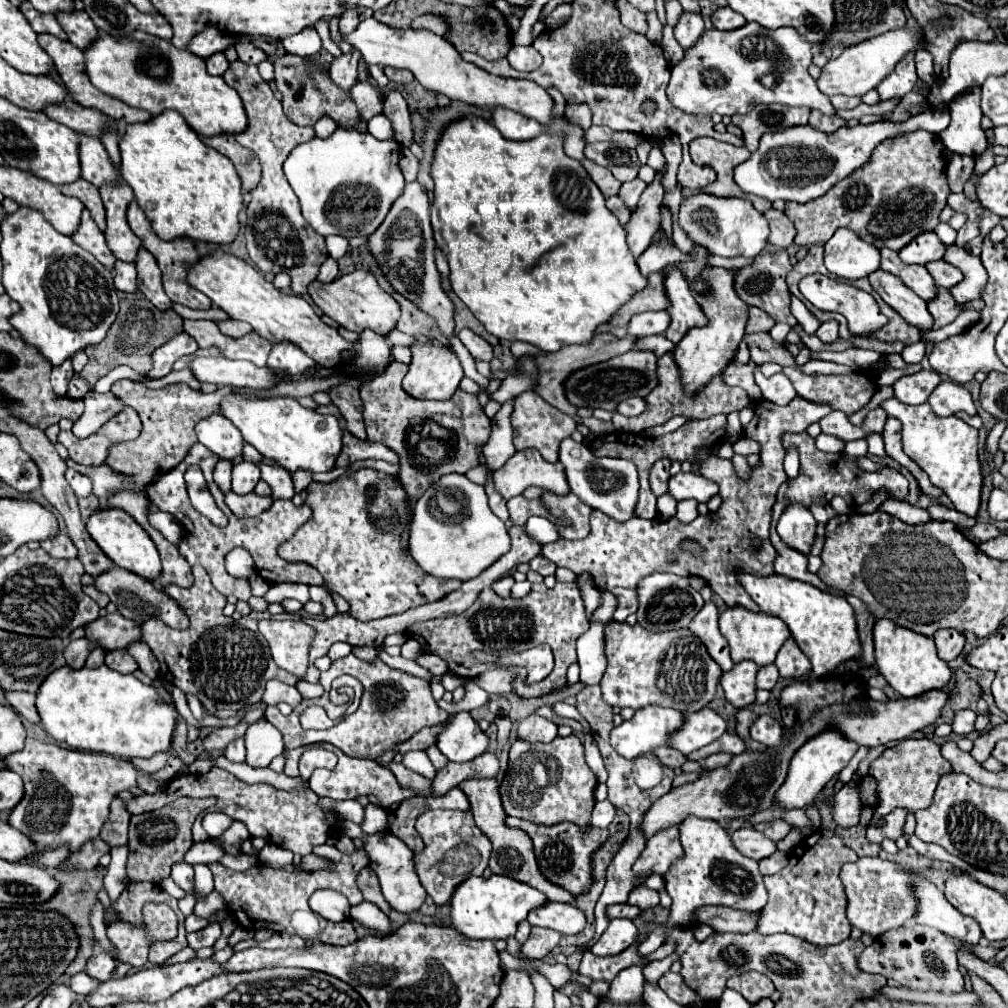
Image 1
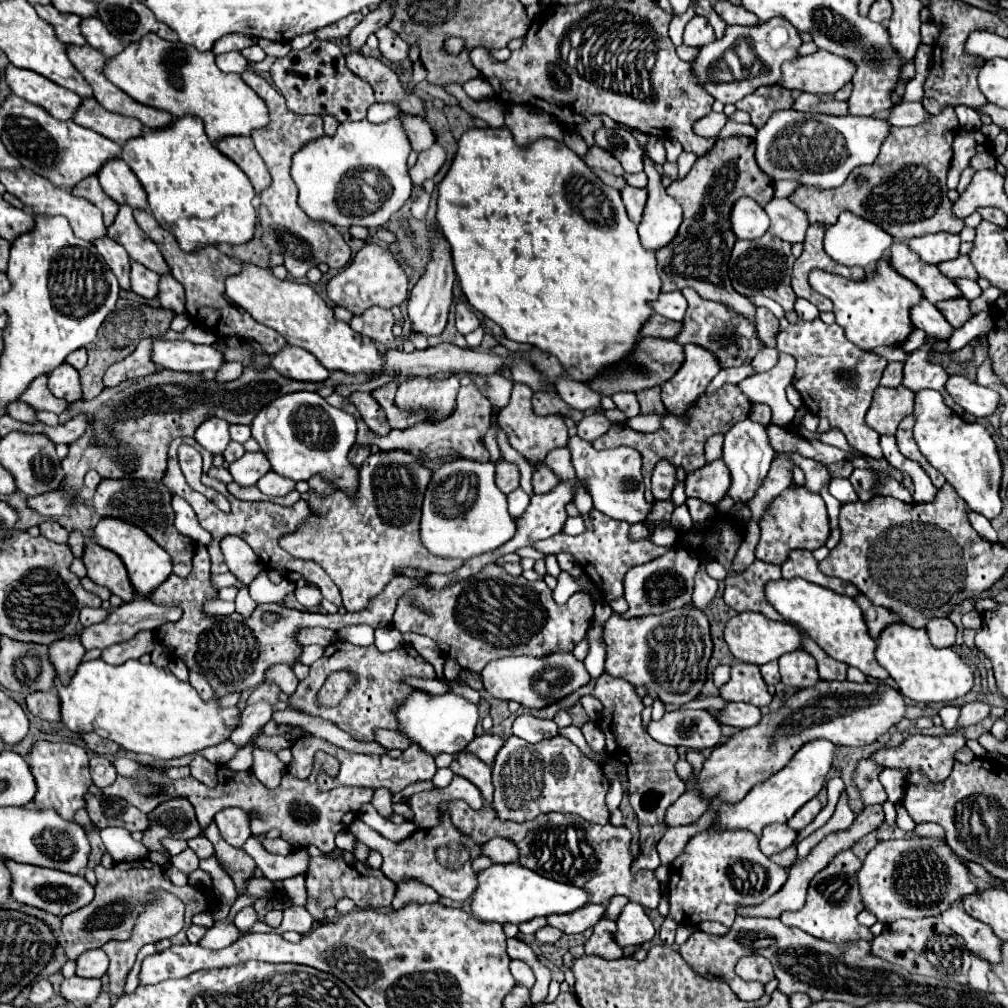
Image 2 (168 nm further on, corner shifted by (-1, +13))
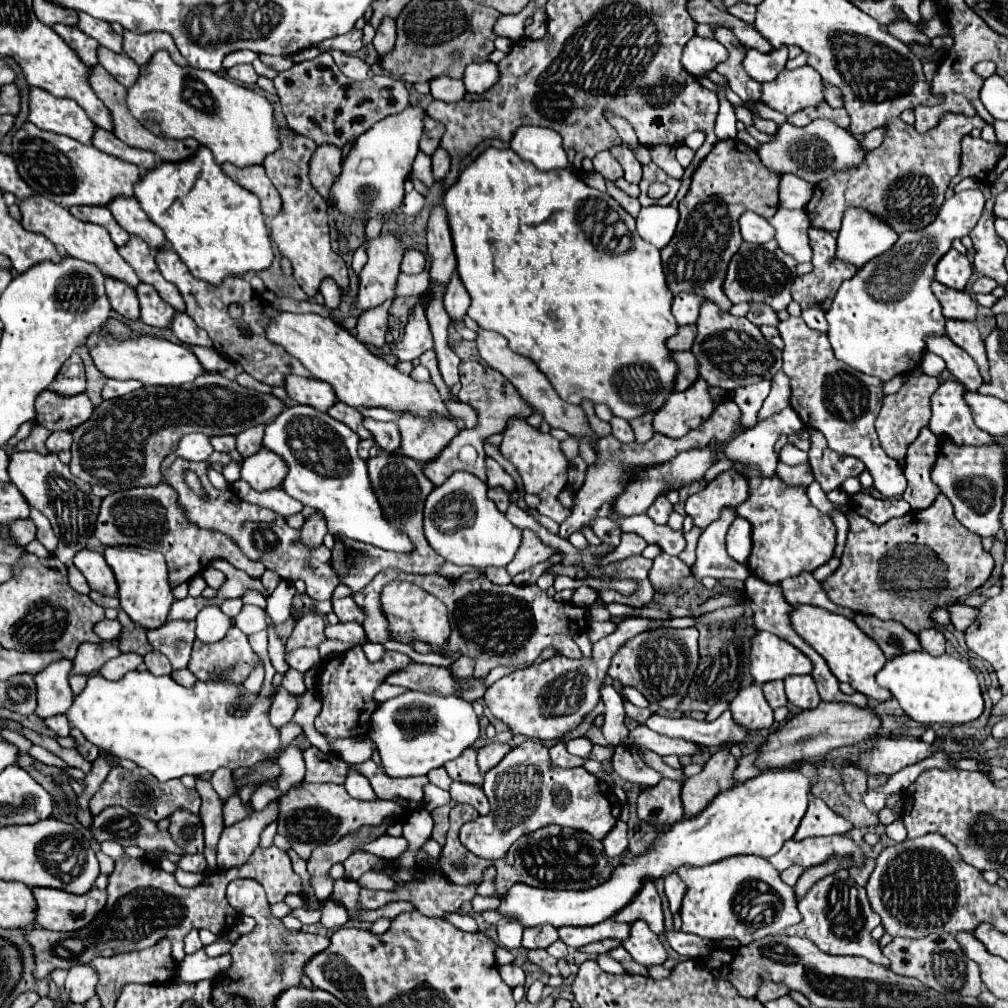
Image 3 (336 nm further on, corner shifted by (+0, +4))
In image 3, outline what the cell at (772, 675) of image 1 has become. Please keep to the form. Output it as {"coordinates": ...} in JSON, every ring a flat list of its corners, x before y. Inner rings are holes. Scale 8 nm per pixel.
{"coordinates":[[772,681,770,685,762,685,762,691,772,709,778,709,788,703,786,693,784,693,784,681]]}

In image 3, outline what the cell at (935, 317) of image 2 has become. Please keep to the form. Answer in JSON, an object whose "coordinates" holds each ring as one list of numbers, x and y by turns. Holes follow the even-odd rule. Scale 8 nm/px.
{"coordinates":[[928,337,928,351,940,355,946,361,948,371,966,387,966,391,978,391,984,383,976,361,948,337]]}

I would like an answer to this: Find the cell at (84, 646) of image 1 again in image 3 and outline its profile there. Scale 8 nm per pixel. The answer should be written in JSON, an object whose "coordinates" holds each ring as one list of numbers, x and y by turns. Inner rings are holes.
{"coordinates":[[62,659,62,661,54,661,50,669,44,669,42,673,34,675,36,689,38,689,38,695,36,695,38,705,34,715,38,715,40,719,60,715,60,713,66,715,66,711,74,701,72,689,68,685,70,669,72,669,72,661]]}

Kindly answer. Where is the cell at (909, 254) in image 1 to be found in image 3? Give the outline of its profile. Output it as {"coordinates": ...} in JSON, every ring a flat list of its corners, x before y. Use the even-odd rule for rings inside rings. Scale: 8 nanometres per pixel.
{"coordinates":[[950,249,950,253,946,253,946,257,942,257,942,261,938,261,936,265,936,281,950,289,964,291,972,271,974,269,968,257,958,253,956,249]]}

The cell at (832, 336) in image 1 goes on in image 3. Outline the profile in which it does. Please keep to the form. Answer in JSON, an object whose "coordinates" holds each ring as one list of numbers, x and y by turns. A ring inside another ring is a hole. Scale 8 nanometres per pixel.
{"coordinates":[[808,307,802,311,802,319,806,321,806,325,810,329,816,329,816,331,826,331,828,325,826,325,826,317,824,317,824,311,822,307]]}

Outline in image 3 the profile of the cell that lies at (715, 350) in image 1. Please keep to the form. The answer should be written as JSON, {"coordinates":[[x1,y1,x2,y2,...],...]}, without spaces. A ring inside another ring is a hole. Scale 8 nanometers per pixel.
{"coordinates":[[696,381,688,391,672,393,666,405,654,415,652,427,656,433,678,439,702,425,714,411,706,381]]}

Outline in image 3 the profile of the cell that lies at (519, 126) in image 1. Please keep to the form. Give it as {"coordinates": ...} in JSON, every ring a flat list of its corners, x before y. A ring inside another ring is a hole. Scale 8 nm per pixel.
{"coordinates":[[522,127,512,139,512,149,524,159,534,163,540,171,566,169,568,159,562,147,562,137,542,127]]}

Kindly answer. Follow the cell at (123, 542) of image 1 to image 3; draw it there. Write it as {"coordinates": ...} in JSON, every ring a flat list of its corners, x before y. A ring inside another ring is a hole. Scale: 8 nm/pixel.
{"coordinates":[[118,545,118,547,106,547,104,557,116,575,120,609,126,611,128,617,144,629,162,627,166,623,170,607,174,603,174,595,168,585,168,569,166,569,166,561,162,557,162,553]]}

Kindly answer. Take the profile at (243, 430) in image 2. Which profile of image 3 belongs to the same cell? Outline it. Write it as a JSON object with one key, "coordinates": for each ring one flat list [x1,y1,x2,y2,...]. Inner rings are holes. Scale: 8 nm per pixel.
{"coordinates":[[222,435,222,437,212,437,212,439,210,439,210,443,212,443,214,451,224,451,224,453,228,453,228,451,236,449,236,439,234,439,232,435]]}

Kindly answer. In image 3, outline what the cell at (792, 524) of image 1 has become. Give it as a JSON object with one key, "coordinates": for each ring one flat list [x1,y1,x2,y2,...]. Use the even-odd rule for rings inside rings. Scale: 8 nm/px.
{"coordinates":[[754,467,740,471,750,481,750,499,738,507,738,515,752,525,752,555,748,567,752,575,766,583,780,583,802,571,814,571,832,559,836,547,836,527,808,499,806,487,794,487,780,481,778,475,764,477]]}

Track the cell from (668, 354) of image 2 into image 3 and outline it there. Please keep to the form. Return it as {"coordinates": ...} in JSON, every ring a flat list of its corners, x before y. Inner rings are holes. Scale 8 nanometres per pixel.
{"coordinates":[[680,351,680,353,674,353,672,357,674,357,674,361,678,363,678,369,680,369,674,389,676,391,686,391,700,377,698,361,696,361,692,351]]}

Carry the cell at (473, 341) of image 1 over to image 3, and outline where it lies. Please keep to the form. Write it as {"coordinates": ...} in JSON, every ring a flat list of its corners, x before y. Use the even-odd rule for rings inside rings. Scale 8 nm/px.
{"coordinates":[[454,271,448,285,446,285,446,295,444,295,444,307,452,319,462,319,466,309,470,307,470,295,464,289,458,273]]}

